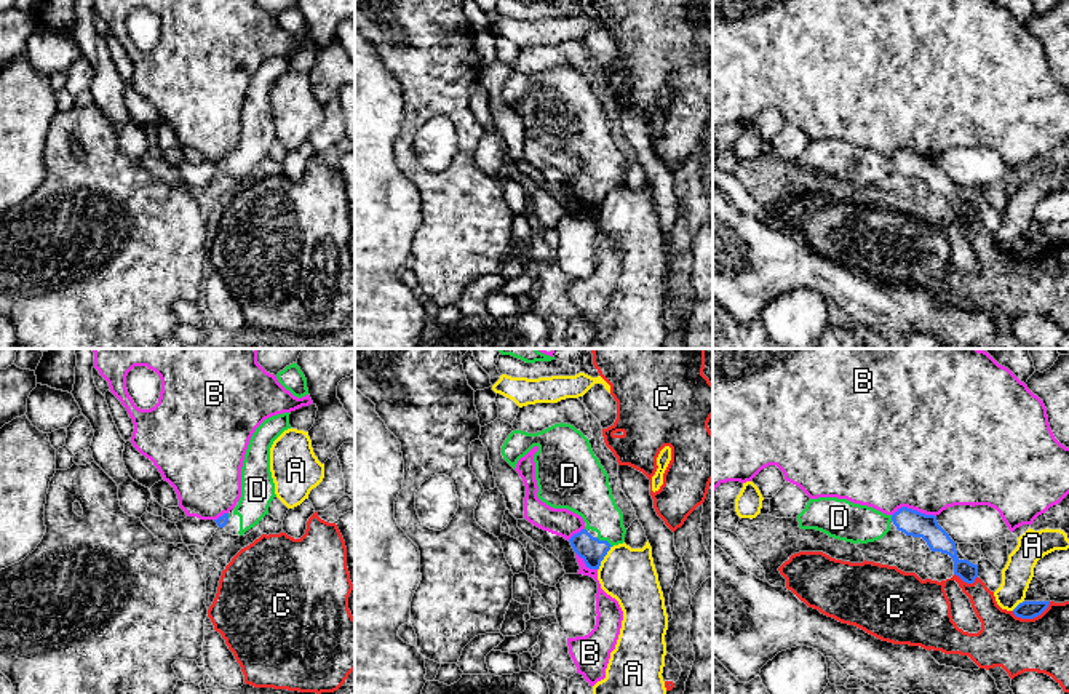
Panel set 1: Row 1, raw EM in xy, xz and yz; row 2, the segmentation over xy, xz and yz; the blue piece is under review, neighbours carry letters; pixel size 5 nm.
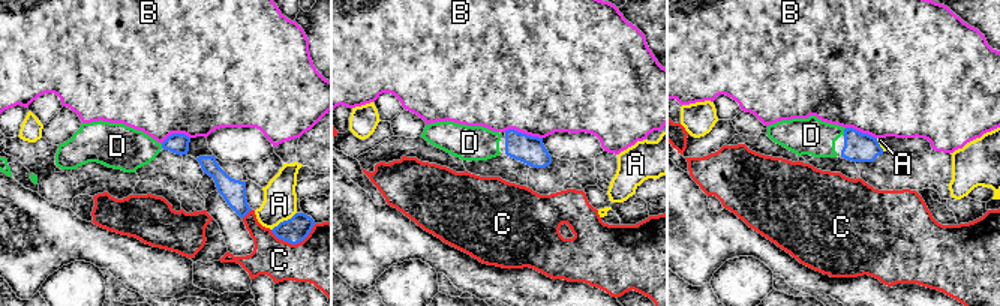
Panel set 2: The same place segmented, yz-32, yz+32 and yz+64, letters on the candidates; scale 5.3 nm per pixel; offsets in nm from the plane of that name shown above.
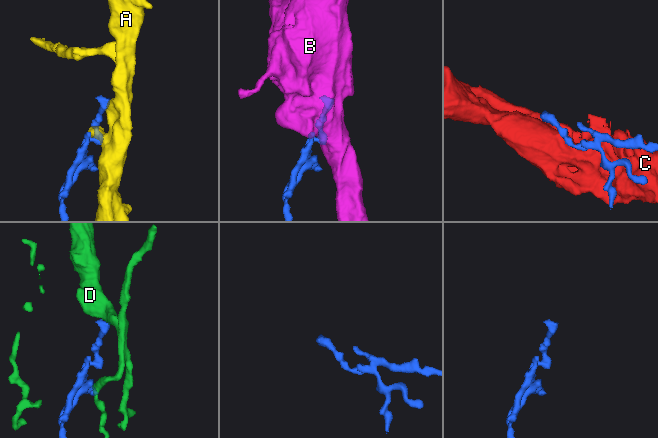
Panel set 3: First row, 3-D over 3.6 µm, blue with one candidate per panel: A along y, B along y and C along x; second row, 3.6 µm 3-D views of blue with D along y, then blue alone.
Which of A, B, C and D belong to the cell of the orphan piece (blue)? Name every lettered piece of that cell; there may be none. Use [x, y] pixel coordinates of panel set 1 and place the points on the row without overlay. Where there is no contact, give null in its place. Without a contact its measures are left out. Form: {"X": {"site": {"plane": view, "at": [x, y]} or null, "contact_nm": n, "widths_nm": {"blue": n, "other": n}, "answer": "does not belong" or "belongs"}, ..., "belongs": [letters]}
{"A": {"site": {"plane": "xz", "at": [603, 200]}, "contact_nm": 140, "widths_nm": {"blue": 130, "other": 280}, "answer": "does not belong"}, "B": {"site": {"plane": "yz", "at": [914, 152]}, "contact_nm": 220, "widths_nm": {"blue": 130, "other": 500}, "answer": "does not belong"}, "C": {"site": {"plane": "yz", "at": [1031, 259]}, "contact_nm": 200, "widths_nm": {"blue": 100, "other": 280}, "answer": "does not belong"}, "D": {"site": {"plane": "xz", "at": [604, 183]}, "contact_nm": 100, "widths_nm": {"blue": 130, "other": 220}, "answer": "belongs"}, "belongs": ["D"]}

